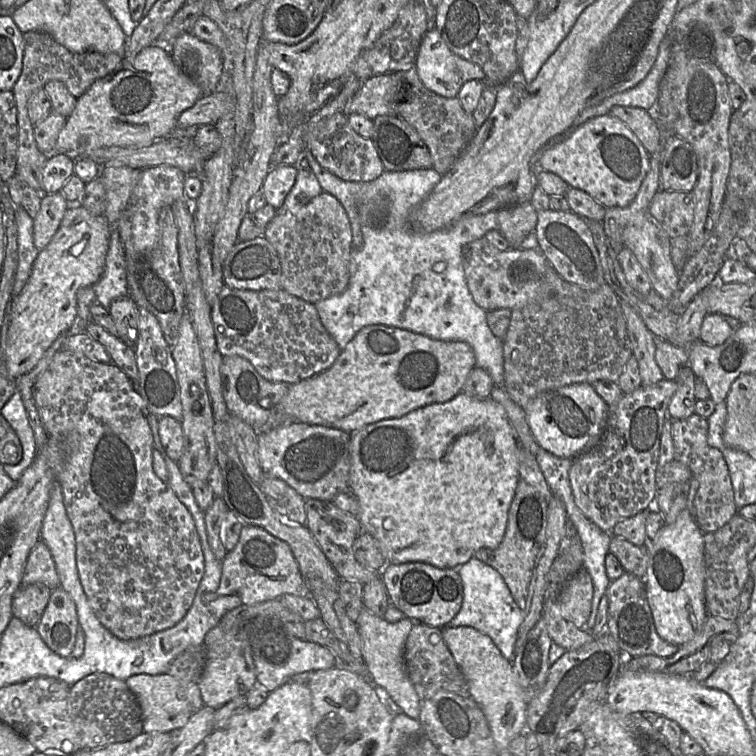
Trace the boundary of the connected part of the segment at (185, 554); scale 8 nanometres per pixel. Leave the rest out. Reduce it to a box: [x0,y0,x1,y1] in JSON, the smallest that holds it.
[33,350,204,640]

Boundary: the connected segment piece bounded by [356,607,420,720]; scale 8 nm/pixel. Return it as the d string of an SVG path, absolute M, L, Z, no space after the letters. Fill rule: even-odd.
M364 607L356 623L361 638L362 657L371 683L376 688L383 689L405 715L418 720L420 715L419 698L407 675L404 664L405 643L414 621L403 618L398 622L391 623L384 618L375 616Z

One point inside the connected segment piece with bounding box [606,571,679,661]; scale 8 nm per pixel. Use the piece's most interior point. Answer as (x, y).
(630, 621)

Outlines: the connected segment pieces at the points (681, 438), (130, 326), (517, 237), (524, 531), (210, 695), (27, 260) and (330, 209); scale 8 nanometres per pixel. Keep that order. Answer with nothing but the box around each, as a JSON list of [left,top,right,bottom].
[[671,413,738,533],[109,296,139,346],[497,202,537,248],[474,478,548,610],[199,600,305,709],[13,206,39,297],[264,191,352,304]]

